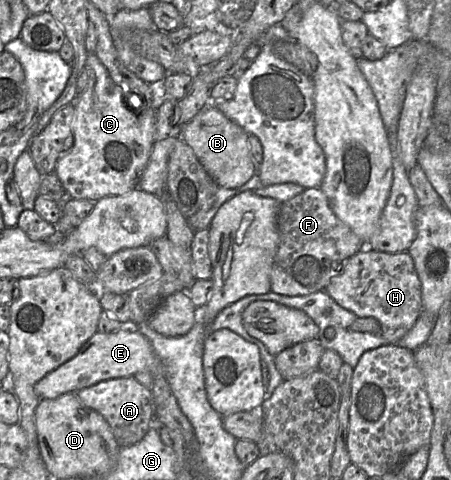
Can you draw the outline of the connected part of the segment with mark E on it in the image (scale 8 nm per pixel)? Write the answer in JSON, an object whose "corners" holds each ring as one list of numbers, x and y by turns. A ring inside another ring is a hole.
{"corners":[[124,326,112,333,97,331,73,358,49,372,34,389,40,399,55,399,105,380,134,376,140,371,161,372,161,365,148,339,133,327]]}

